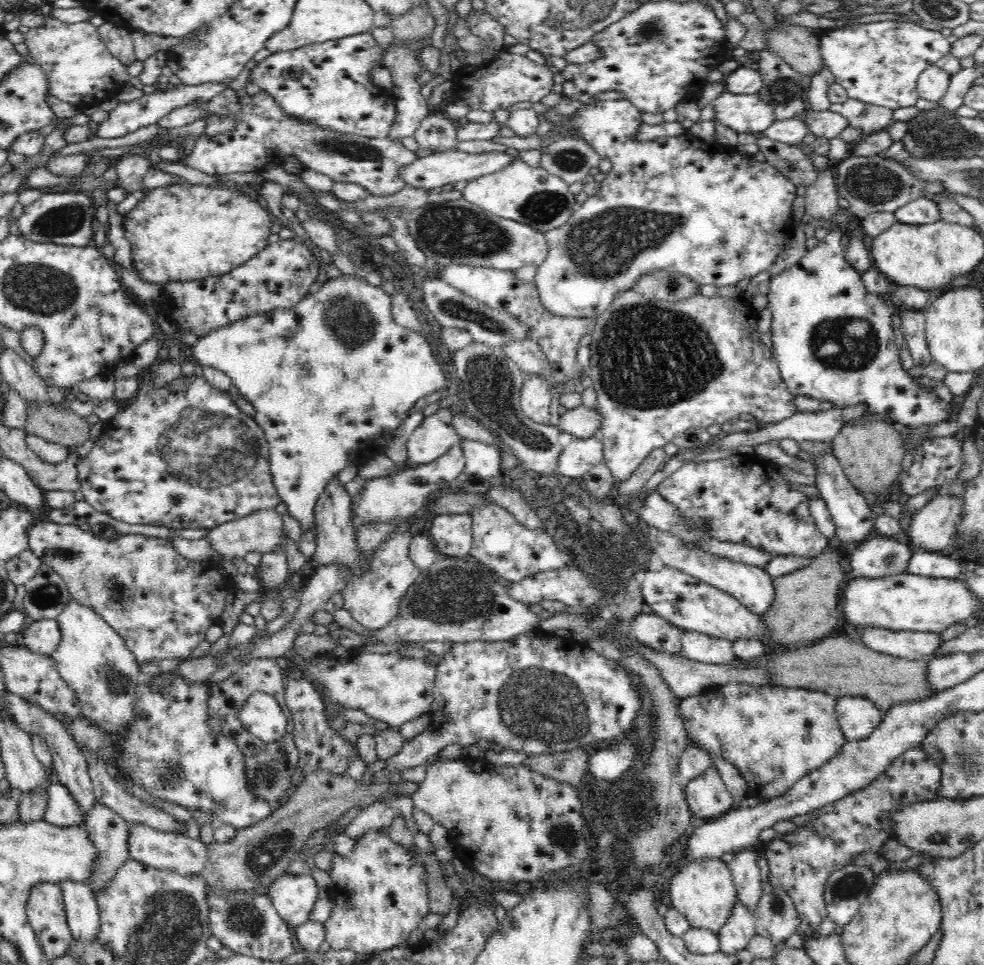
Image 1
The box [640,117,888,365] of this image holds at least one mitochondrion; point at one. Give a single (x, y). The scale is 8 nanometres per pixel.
(793, 167)

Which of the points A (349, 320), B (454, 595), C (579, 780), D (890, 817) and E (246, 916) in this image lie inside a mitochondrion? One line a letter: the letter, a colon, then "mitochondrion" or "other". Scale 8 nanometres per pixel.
A: mitochondrion
B: mitochondrion
C: other
D: other
E: mitochondrion

